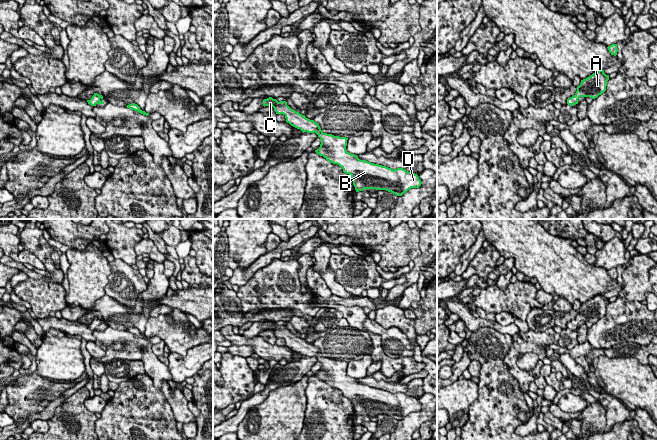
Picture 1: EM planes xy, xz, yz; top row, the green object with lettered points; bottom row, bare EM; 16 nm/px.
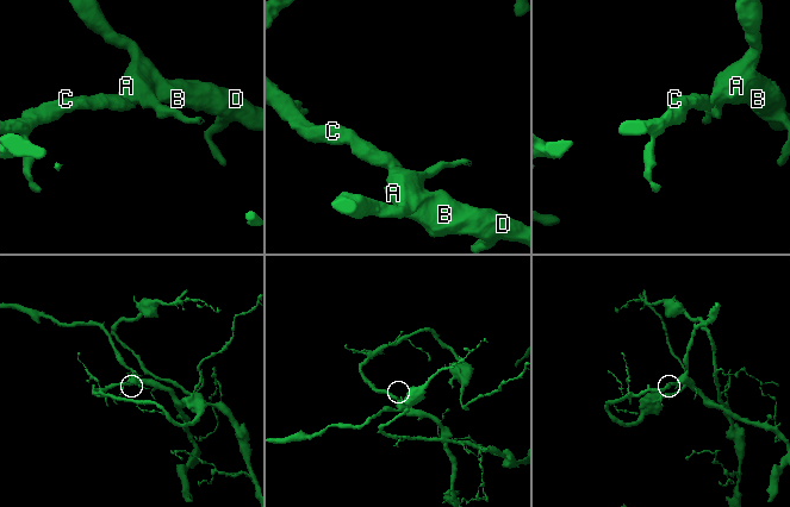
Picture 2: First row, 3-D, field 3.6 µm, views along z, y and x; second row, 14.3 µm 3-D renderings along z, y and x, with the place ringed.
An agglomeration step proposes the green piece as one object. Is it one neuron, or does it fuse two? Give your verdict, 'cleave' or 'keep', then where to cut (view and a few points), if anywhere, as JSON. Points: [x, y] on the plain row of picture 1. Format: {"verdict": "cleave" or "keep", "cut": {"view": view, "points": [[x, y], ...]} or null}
{"verdict": "keep", "cut": null}

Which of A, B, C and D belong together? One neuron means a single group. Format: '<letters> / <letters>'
A B C D

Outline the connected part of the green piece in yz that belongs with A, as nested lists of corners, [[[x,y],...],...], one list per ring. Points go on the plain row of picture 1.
[[[604,294],[596,295],[591,300],[581,304],[575,319],[567,323],[567,328],[571,330],[578,328],[580,321],[597,322],[606,315],[608,304],[609,299],[606,299]]]

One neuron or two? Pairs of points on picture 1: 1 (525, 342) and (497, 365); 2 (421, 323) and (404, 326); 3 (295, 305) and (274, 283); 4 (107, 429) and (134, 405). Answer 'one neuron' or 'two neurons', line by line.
1: two neurons
2: two neurons
3: one neuron
4: one neuron

